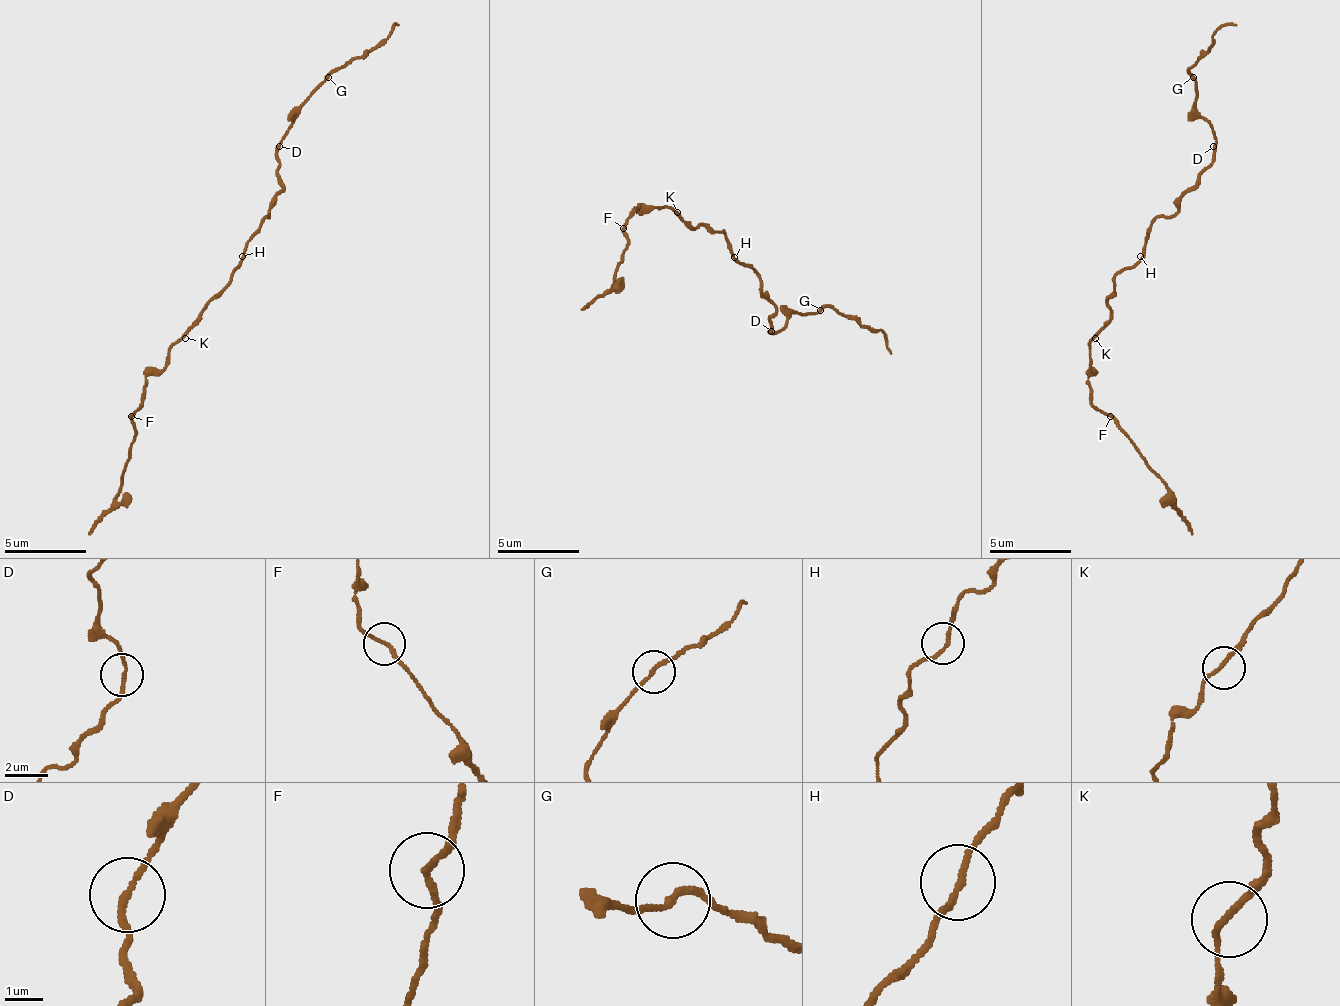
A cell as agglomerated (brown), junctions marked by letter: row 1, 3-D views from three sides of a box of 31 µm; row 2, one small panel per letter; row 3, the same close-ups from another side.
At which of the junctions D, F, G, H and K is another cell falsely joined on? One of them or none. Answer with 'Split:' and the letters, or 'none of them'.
Split: none of them

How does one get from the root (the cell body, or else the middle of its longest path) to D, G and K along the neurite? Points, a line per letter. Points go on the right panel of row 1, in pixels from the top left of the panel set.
D: (1131, 264), (1152, 223), (1172, 215), (1197, 183), (1213, 146)
G: (1131, 264), (1152, 223), (1176, 211), (1213, 158), (1217, 138), (1197, 109), (1193, 77)
K: (1131, 264), (1115, 276), (1115, 293), (1107, 301), (1111, 321), (1095, 338)

